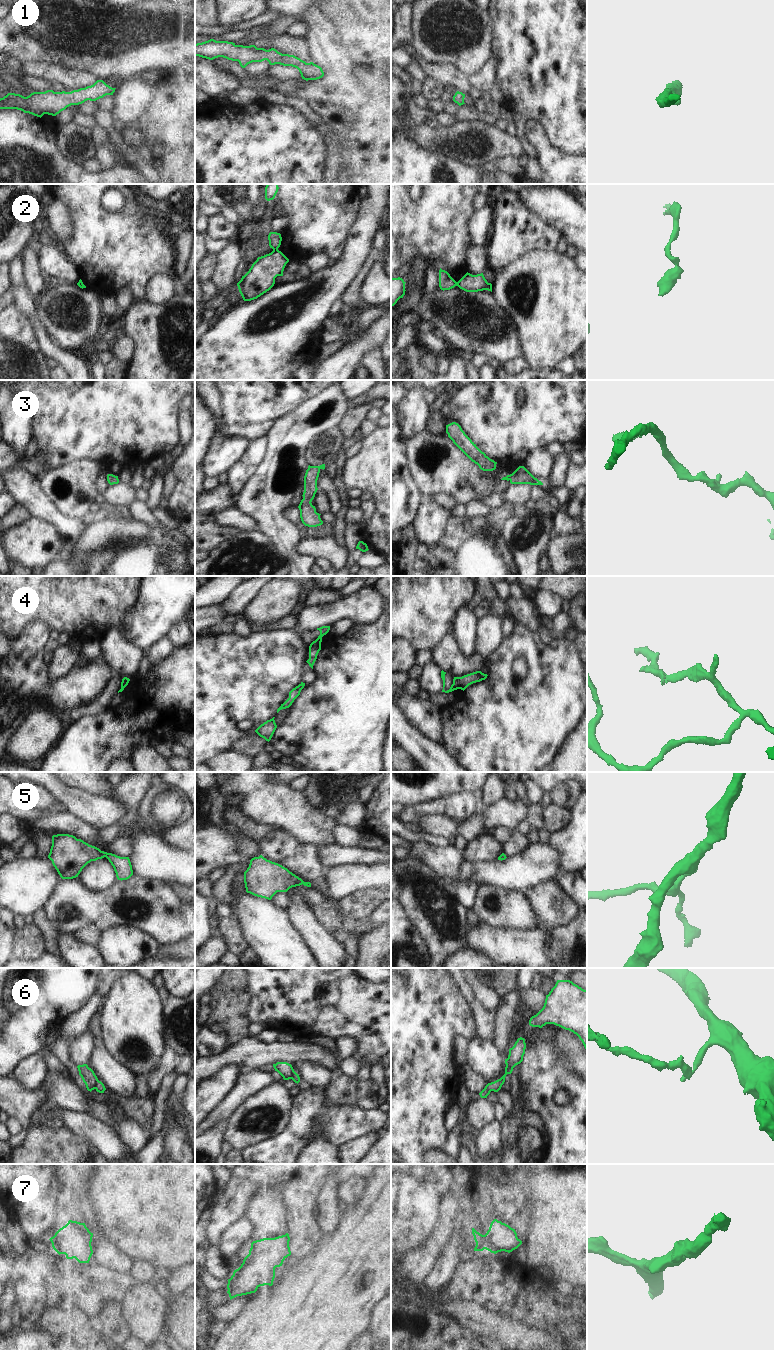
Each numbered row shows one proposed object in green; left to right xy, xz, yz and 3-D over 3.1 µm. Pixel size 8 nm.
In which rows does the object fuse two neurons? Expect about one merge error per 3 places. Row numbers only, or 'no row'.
2, 4, 6

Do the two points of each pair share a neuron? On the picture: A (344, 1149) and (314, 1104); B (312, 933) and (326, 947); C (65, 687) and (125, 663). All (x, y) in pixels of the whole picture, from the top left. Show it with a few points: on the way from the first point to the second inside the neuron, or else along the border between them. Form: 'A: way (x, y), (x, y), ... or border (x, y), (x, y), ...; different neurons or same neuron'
A: border (363, 1136), (350, 1139), (339, 1146); different neurons
B: way (315, 936), (323, 944); same neuron
C: border (101, 656), (104, 661); different neurons

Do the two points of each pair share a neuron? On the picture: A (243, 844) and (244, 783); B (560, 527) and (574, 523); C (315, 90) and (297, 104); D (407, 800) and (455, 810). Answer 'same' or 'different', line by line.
A: different
B: same
C: different
D: different

